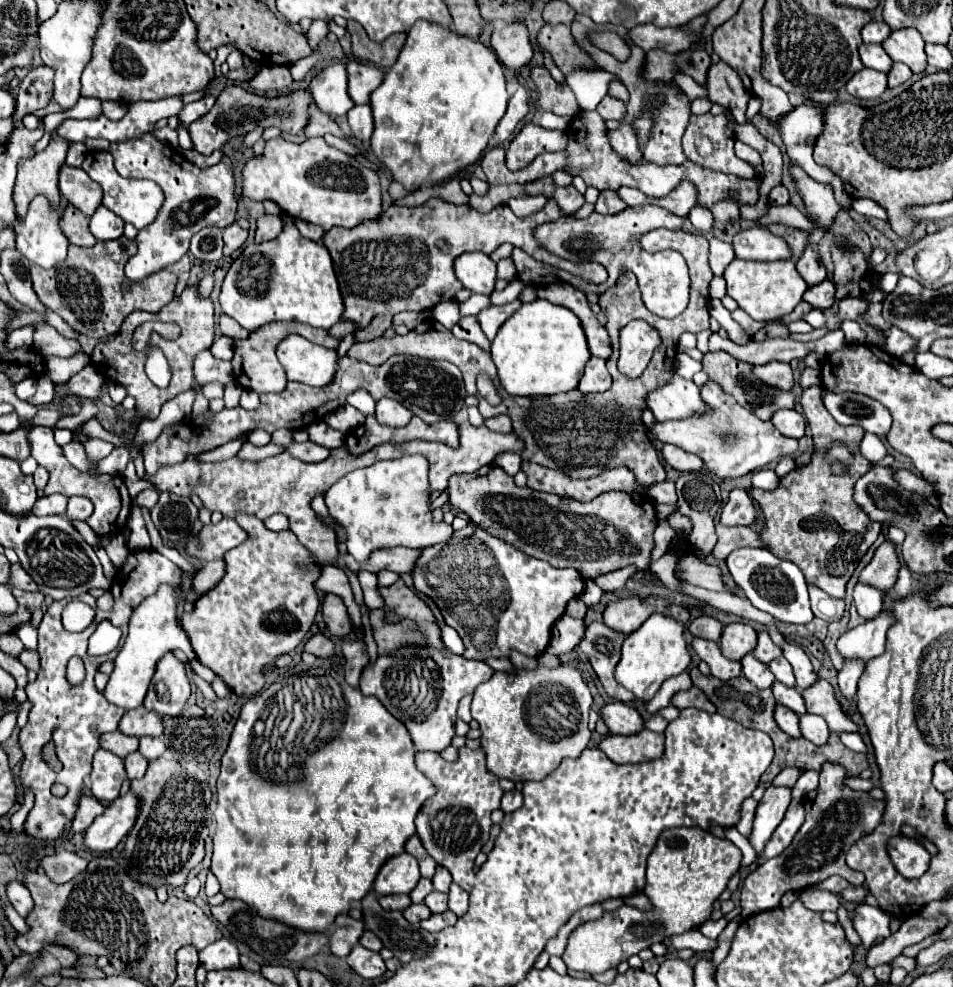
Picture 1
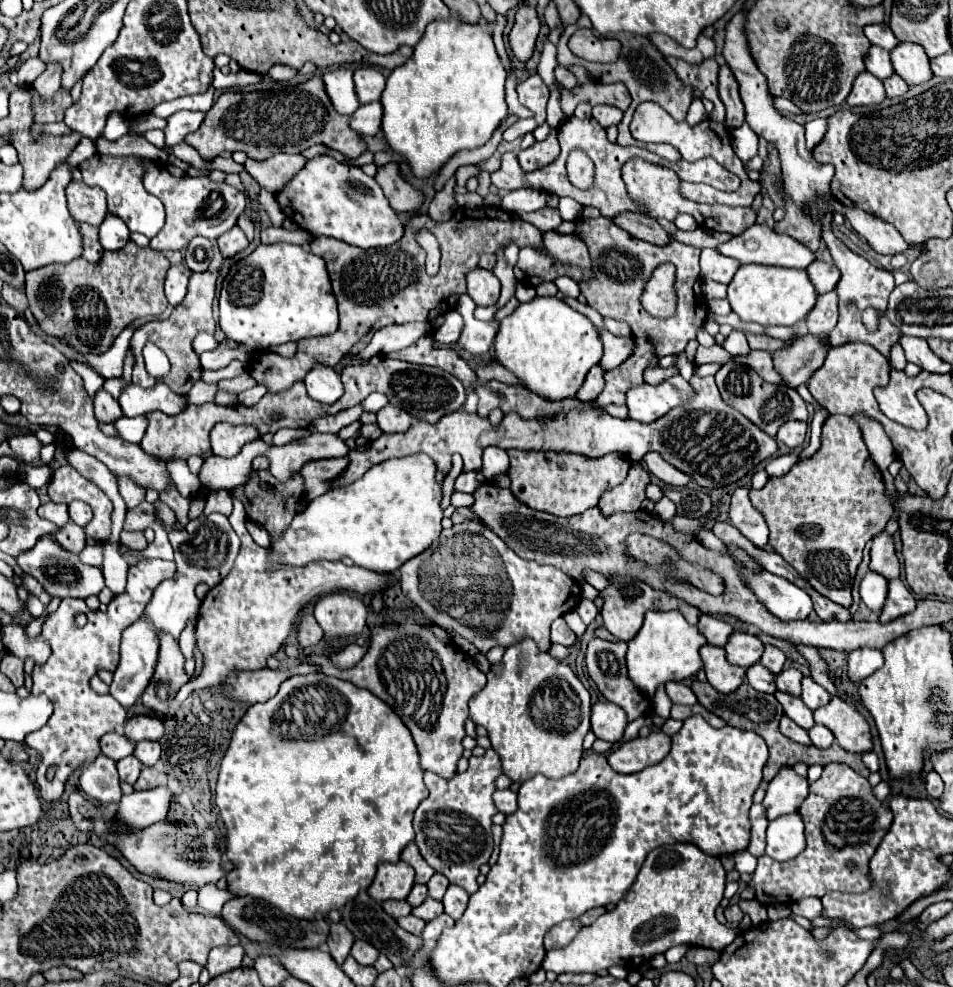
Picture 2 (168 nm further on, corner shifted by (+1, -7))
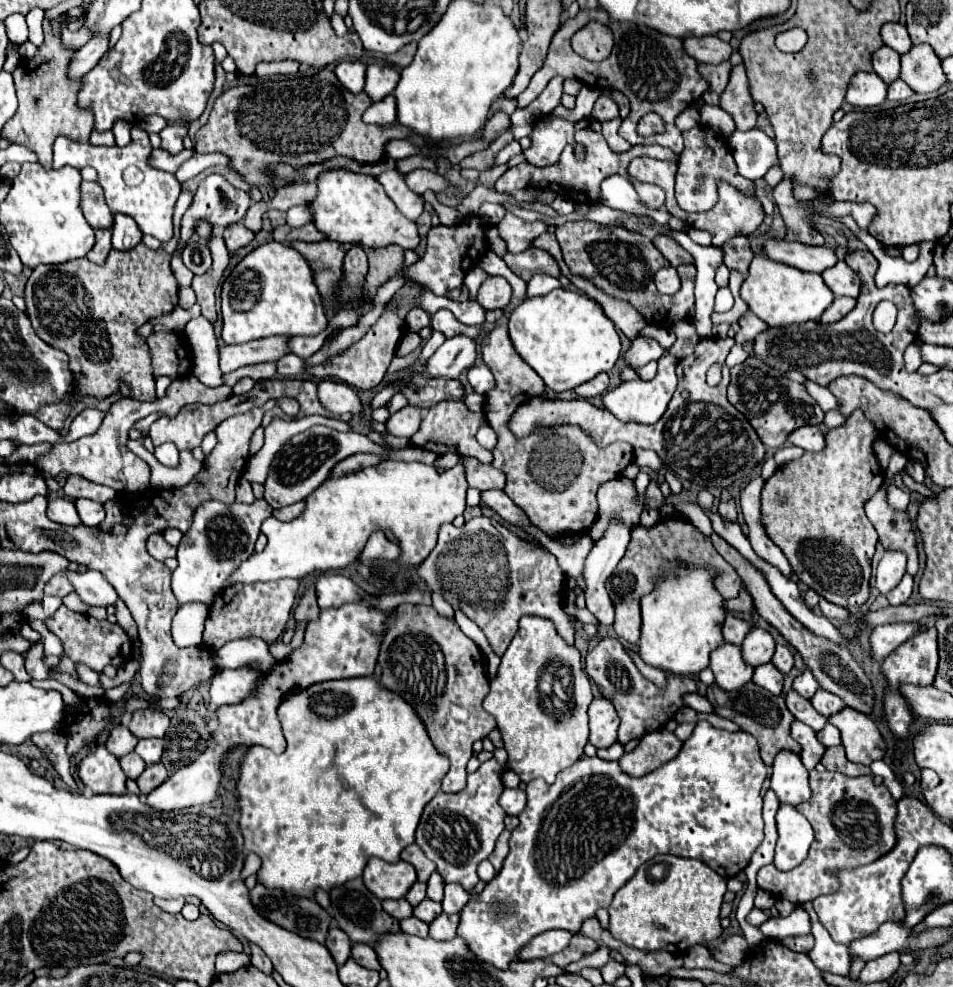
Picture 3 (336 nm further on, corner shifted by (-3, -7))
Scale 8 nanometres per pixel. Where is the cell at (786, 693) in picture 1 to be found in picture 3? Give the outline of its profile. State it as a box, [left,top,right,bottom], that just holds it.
[785,690,827,732]

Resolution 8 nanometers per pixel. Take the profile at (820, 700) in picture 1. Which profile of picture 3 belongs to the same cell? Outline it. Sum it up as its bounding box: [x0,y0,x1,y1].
[827,706,885,766]

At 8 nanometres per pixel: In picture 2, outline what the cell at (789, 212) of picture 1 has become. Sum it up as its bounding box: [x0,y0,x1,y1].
[671,228,731,248]

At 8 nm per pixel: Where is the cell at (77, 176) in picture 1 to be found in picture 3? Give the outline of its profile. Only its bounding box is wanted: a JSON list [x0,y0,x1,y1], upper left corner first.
[81,182,113,228]

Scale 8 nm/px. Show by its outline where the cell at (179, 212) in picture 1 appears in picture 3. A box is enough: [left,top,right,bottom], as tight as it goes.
[181,174,247,242]

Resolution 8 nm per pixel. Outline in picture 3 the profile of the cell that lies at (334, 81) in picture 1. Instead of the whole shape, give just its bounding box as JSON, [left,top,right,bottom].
[335,60,365,94]

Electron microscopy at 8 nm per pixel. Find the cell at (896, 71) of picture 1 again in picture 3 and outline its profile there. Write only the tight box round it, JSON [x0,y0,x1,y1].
[887,78,913,100]

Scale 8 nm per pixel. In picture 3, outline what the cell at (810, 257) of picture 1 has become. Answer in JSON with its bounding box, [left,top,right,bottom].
[821,260,859,298]

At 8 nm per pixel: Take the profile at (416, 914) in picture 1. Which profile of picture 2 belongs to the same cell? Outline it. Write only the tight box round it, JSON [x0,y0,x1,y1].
[397,914,425,936]

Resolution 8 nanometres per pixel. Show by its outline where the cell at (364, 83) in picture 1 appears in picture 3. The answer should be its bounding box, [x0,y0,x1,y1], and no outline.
[365,64,399,100]

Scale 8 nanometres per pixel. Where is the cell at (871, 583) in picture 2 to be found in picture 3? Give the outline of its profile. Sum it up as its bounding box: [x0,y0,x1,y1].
[877,552,905,594]

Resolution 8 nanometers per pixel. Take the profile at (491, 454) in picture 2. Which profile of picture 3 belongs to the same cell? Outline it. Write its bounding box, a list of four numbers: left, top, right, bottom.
[477,426,497,450]

